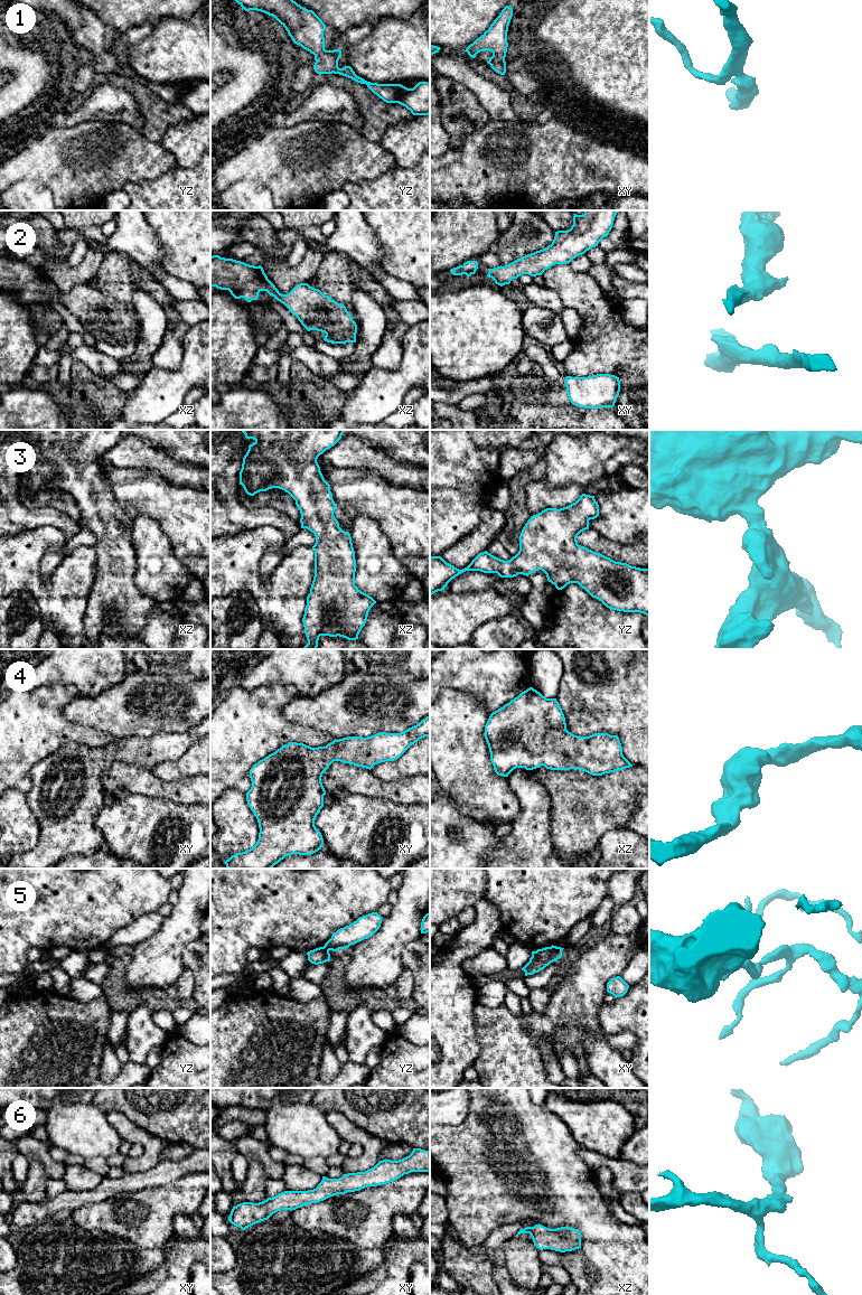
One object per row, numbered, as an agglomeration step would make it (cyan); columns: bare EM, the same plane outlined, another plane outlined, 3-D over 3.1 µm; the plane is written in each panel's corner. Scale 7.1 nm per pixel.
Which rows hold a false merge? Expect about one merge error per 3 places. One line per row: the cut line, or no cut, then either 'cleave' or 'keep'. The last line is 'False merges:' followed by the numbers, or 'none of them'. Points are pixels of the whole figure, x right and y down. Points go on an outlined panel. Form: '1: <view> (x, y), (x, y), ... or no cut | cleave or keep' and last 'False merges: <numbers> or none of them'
1: no cut | keep
2: no cut | keep
3: no cut | keep
4: no cut | keep
5: yz (324, 946), (328, 951) | cleave
6: no cut | keep
False merges: 5

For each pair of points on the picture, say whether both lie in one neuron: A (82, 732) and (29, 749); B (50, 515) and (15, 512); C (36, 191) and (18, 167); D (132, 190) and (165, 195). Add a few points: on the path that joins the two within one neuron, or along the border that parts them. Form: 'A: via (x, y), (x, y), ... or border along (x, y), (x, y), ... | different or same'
A: via (68, 732), (46, 732), (43, 735) | same
B: via (41, 516), (24, 516) | same
C: border along (11, 185), (22, 180), (38, 180), (52, 193) | different
D: via (140, 193), (142, 195), (157, 195) | same

